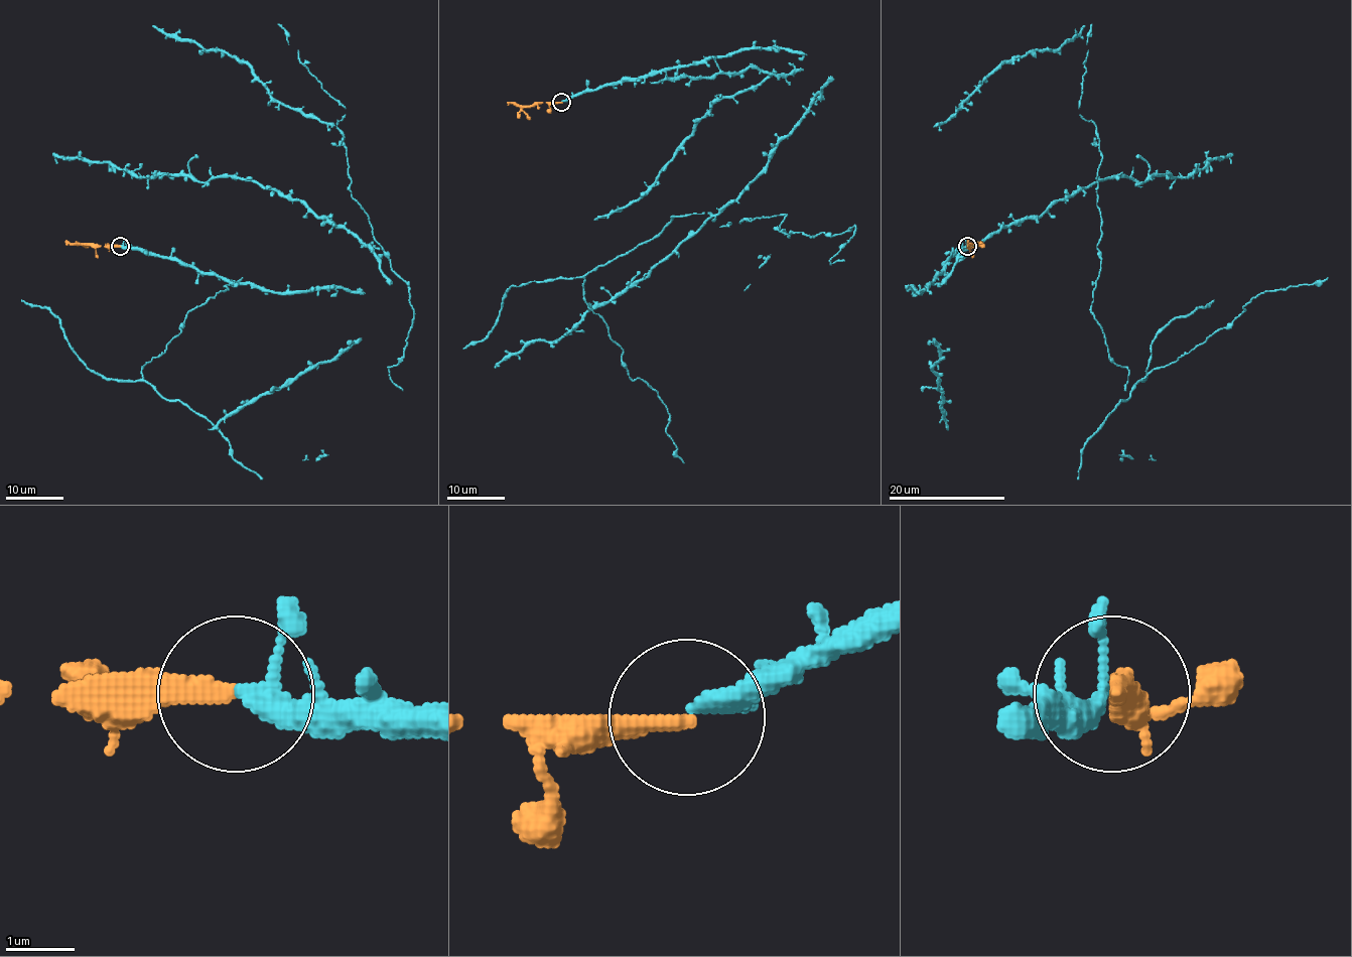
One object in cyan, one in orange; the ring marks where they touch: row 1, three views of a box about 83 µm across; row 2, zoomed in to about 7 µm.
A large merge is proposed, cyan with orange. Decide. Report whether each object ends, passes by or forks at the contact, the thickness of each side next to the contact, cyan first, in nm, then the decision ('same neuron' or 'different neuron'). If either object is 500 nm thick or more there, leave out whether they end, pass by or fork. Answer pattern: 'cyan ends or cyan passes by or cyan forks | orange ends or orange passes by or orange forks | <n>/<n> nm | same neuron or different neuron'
cyan passes by | orange ends | 200/280 nm | same neuron

